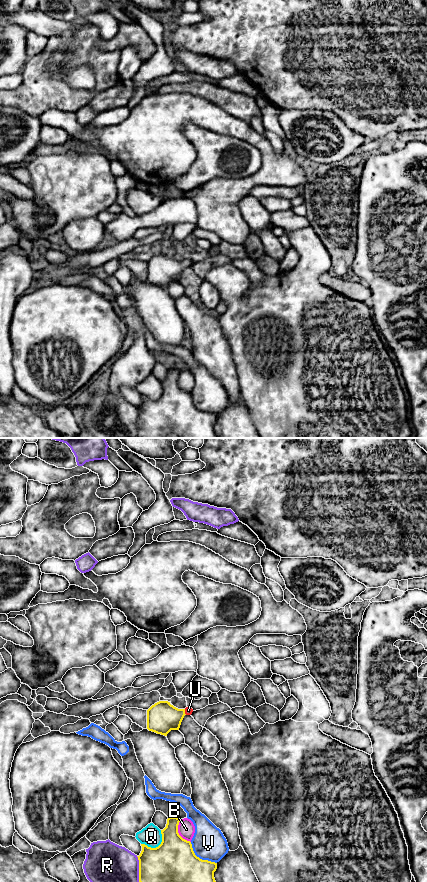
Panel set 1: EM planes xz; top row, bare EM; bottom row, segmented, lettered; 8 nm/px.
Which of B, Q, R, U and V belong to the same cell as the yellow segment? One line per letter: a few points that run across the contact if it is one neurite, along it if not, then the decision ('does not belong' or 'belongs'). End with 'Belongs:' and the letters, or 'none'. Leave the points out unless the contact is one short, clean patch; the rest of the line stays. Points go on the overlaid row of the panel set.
B: does not belong
Q: does not belong
R: does not belong
U: line xz (162, 717), (172, 717), (184, 712), (188, 710); belongs
V: does not belong
Belongs: U

